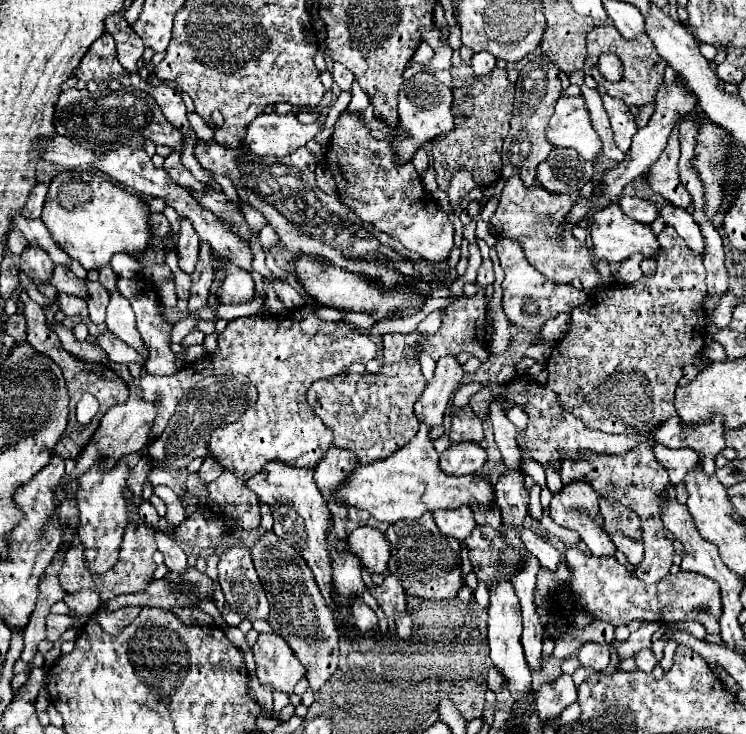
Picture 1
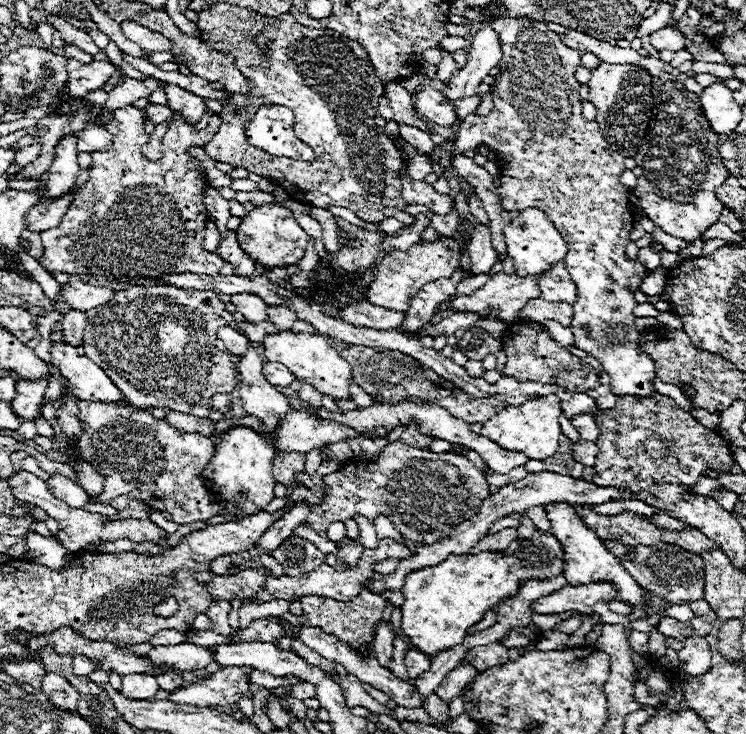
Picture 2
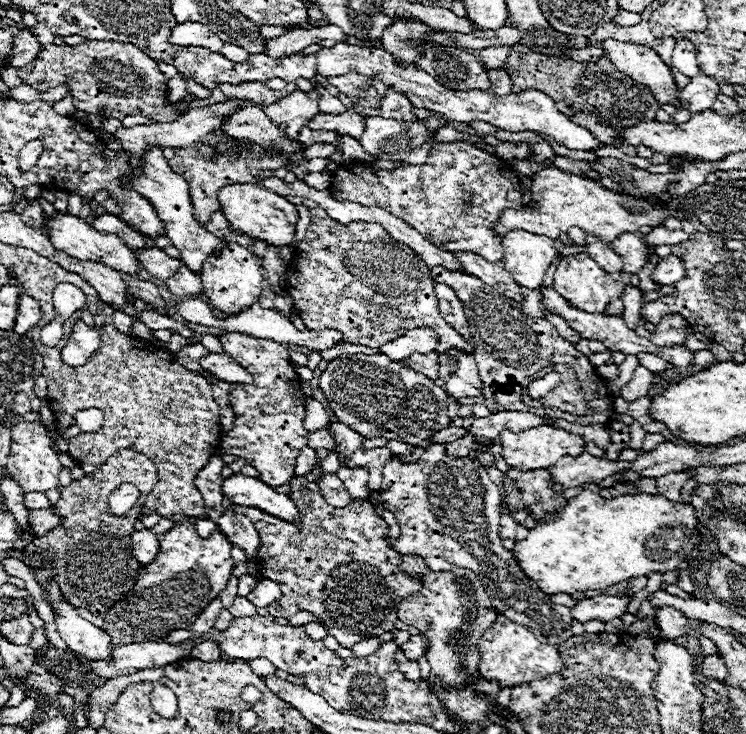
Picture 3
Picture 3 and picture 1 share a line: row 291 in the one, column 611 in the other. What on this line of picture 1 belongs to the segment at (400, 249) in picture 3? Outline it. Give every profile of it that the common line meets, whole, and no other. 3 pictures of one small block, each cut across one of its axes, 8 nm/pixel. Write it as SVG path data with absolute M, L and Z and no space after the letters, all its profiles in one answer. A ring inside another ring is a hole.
M664 228L658 236L658 242L660 242L660 256L656 256L656 272L652 276L642 276L638 282L634 284L614 284L610 288L602 288L602 290L596 290L594 294L588 296L588 302L582 304L580 308L574 308L570 312L570 328L566 332L566 336L552 348L552 354L550 358L546 360L546 370L548 370L548 386L558 394L558 402L560 406L574 414L576 418L580 418L586 428L590 430L600 430L600 432L606 432L606 434L640 434L640 436L648 436L652 434L664 420L676 416L676 410L674 410L674 390L678 388L678 380L684 376L682 368L686 364L692 364L694 358L704 350L706 346L706 312L702 308L704 304L704 296L706 296L706 272L704 272L704 264L702 264L702 256L696 256L696 252L692 252L684 242L682 238L672 230L672 228Z

